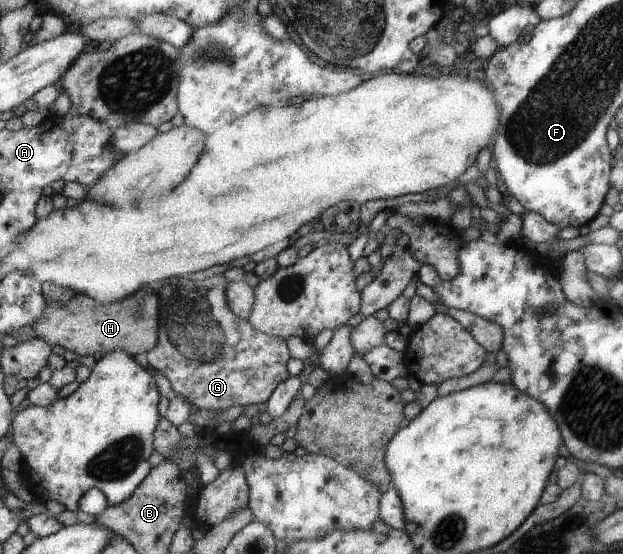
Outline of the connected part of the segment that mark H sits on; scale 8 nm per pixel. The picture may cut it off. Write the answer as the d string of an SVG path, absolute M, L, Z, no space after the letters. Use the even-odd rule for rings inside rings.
M140 289L134 297L126 297L126 301L118 303L98 303L92 297L78 293L74 299L64 302L47 302L37 322L34 322L34 331L38 338L46 340L50 345L60 345L71 350L77 356L103 353L108 355L114 349L125 349L130 353L148 353L157 344L160 307L156 291Z

